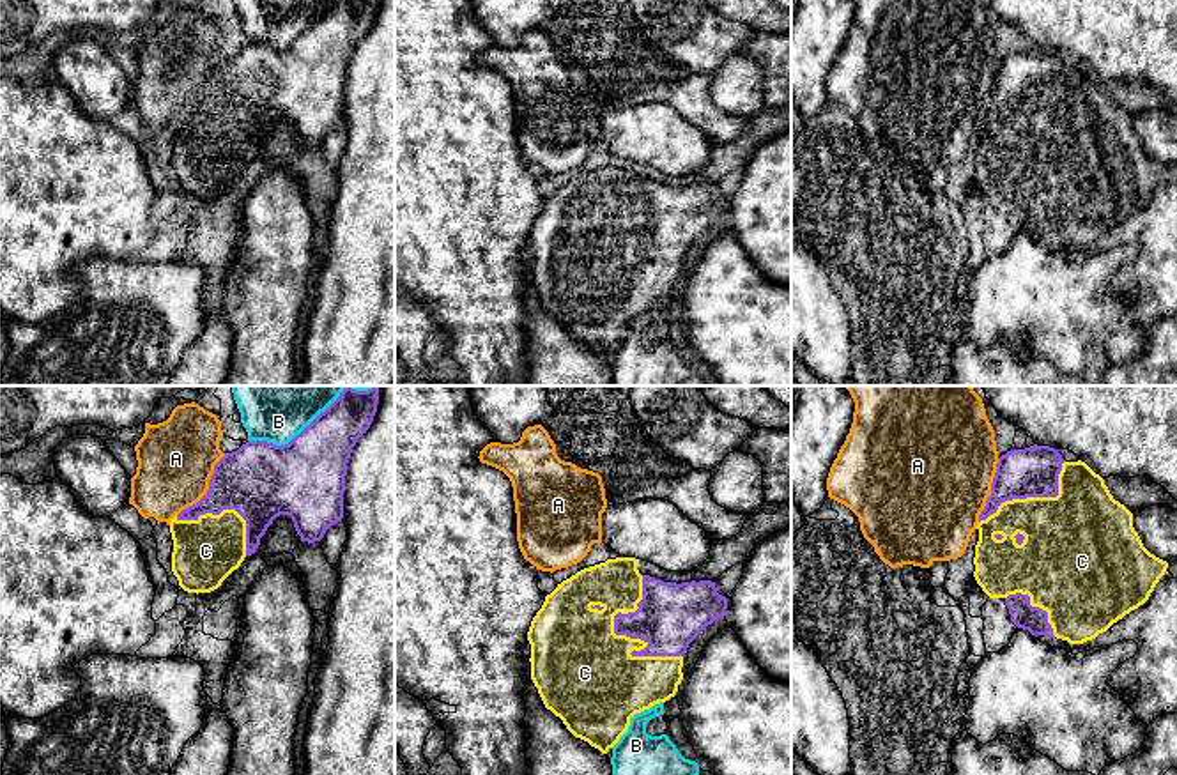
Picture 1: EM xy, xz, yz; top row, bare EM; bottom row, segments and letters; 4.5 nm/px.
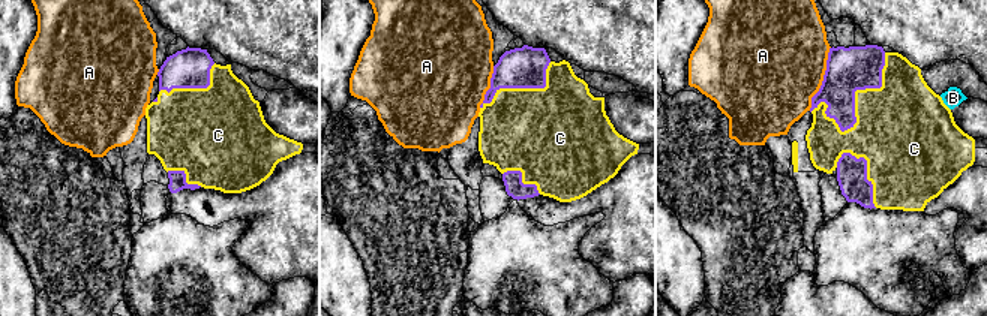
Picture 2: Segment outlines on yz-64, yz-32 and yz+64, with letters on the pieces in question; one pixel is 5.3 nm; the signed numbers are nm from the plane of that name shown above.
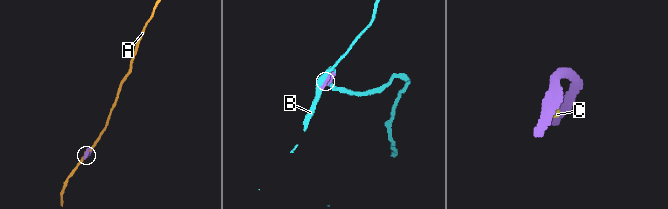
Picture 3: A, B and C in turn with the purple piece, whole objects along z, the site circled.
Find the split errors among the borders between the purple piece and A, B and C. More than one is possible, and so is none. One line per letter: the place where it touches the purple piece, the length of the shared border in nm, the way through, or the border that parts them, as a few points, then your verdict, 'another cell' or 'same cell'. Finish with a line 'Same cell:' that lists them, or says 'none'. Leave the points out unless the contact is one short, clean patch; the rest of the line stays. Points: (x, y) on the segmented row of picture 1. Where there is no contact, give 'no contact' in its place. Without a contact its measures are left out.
A: xy (209, 487) | 360 nm | another cell
B: xy (314, 420) | 650 nm | another cell
C: xz (629, 636) | 420 nm | same cell
Same cell: C

